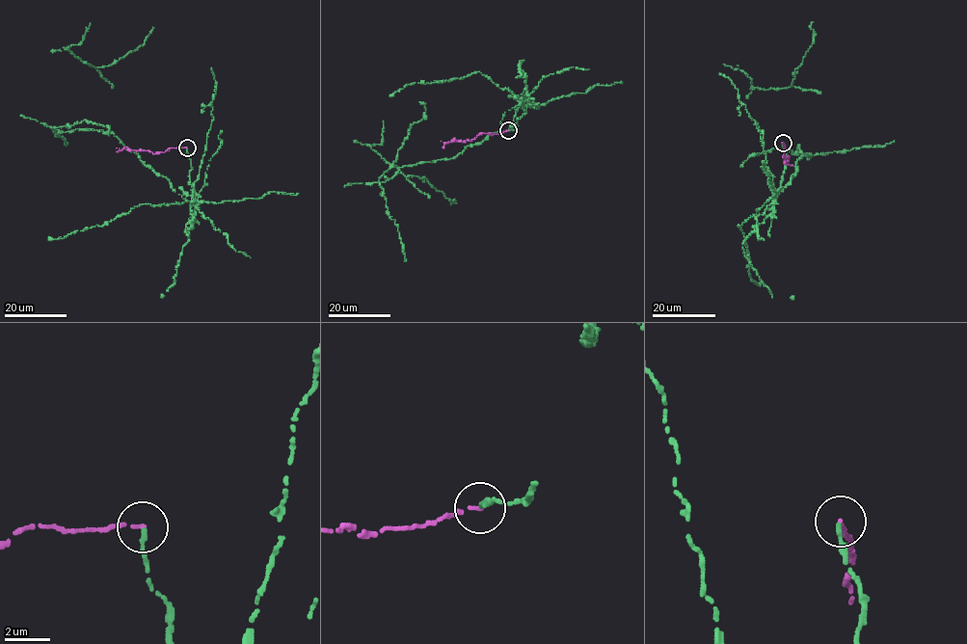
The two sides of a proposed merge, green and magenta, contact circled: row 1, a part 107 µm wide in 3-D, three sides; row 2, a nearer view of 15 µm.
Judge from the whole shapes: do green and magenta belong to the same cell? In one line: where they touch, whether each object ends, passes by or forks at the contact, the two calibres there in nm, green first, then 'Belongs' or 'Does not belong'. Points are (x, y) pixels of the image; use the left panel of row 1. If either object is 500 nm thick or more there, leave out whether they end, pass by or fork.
Place: (187, 147). At the ring green ends. At the ring magenta ends. Thickness 240 nm (green) against 170 nm. Does not belong

